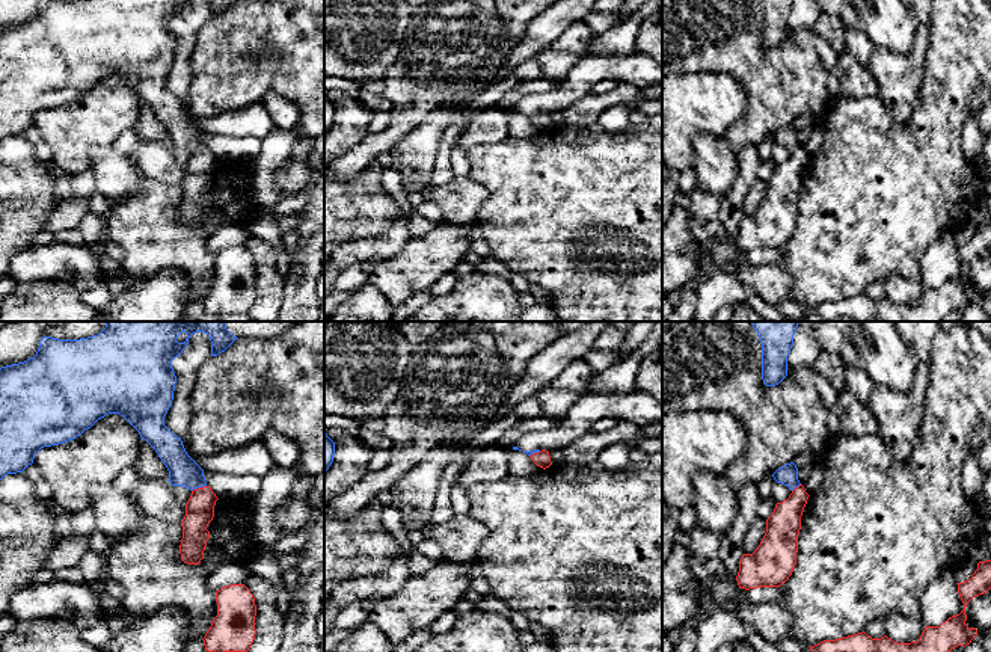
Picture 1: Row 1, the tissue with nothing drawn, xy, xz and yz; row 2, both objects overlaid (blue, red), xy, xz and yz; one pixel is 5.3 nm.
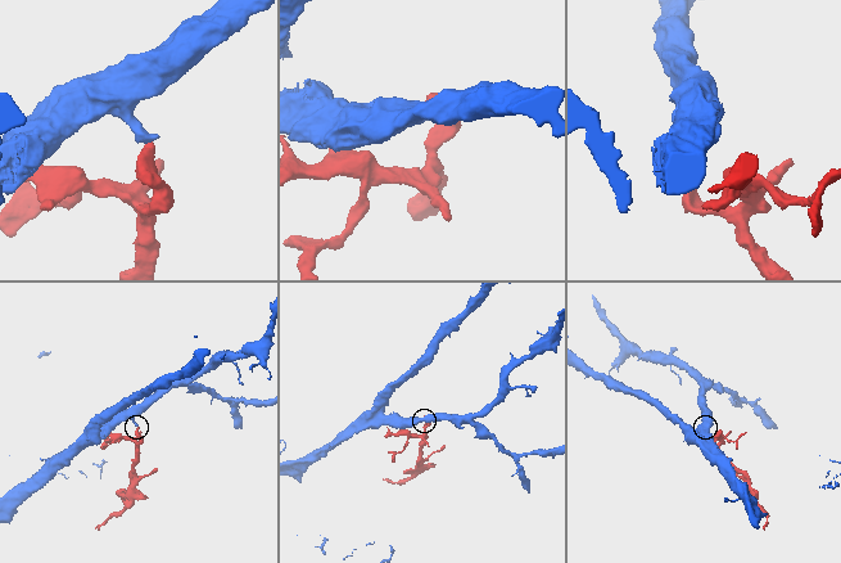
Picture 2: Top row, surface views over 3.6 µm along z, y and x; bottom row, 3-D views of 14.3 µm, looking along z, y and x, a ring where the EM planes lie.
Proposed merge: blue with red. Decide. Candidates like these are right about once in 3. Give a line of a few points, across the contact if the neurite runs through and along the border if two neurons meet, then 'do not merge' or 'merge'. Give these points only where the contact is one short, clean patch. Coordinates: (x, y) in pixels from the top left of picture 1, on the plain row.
line xy (205, 147), (192, 153); do not merge

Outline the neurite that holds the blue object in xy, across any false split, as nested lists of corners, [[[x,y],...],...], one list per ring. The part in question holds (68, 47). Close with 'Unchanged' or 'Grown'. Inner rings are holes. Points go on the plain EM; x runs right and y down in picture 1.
[[[41,0],[33,20],[0,30],[0,142],[23,134],[41,110],[72,103],[106,77],[119,75],[155,112],[172,148],[190,152],[207,148],[204,131],[187,116],[181,100],[164,88],[176,45],[172,23],[187,6],[189,0],[184,5],[176,0]]]. Unchanged

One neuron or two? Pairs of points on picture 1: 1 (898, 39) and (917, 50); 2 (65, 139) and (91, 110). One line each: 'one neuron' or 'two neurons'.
1: two neurons
2: one neuron

